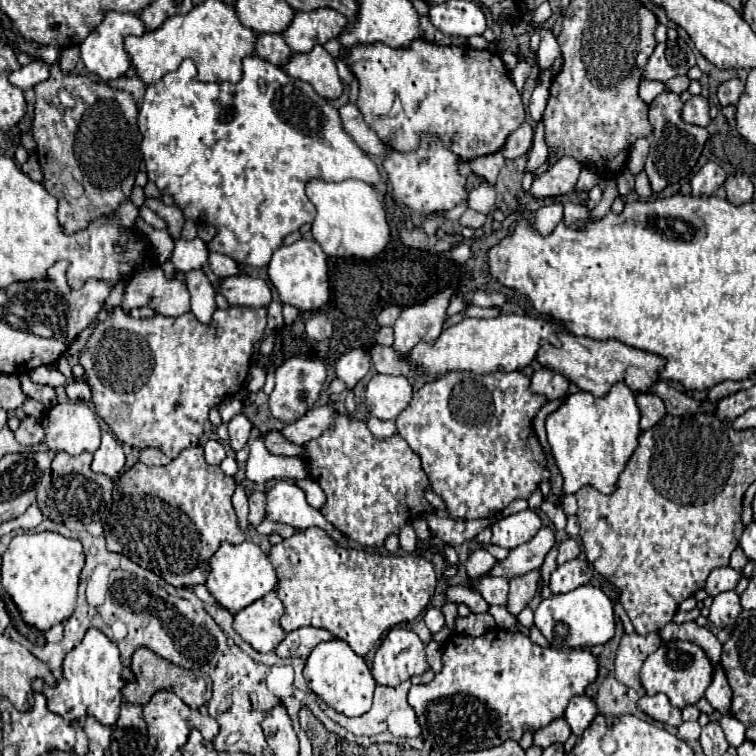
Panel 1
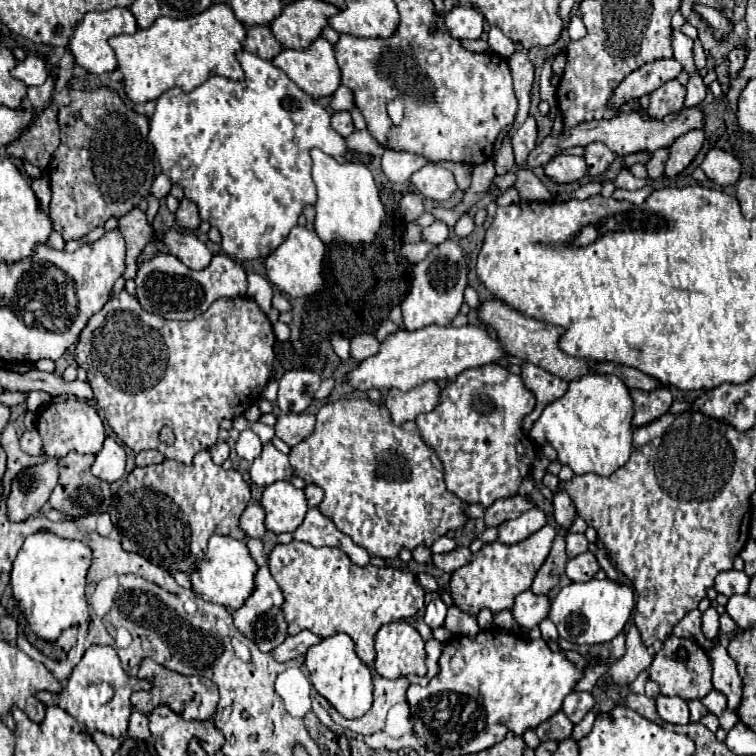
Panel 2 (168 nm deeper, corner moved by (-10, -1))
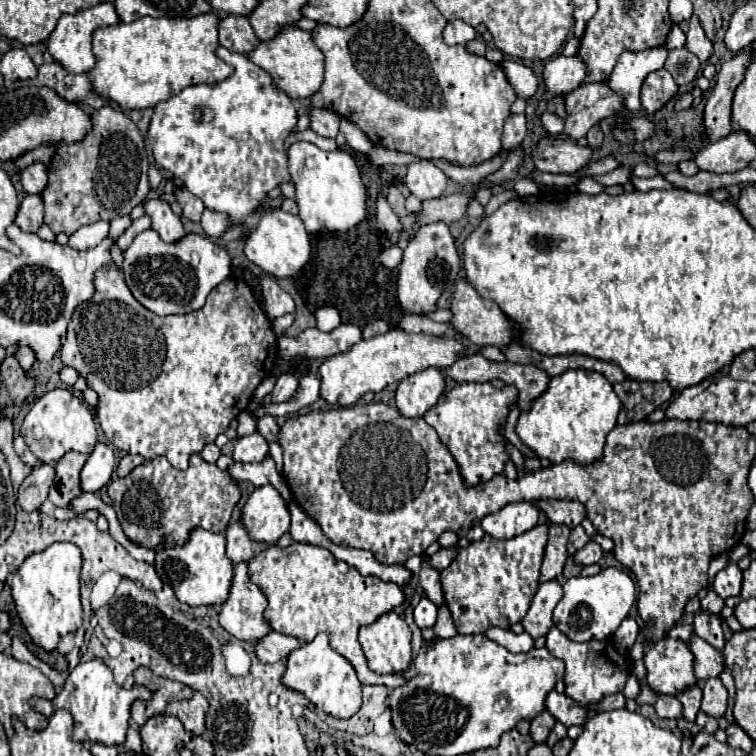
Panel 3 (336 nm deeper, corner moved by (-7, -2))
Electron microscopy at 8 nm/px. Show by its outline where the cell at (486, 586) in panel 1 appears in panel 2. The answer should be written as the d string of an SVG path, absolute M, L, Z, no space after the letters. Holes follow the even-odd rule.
M524 591L514 597L512 615L518 621L518 625L530 629L536 627L548 615L548 609L550 609L548 597L538 597L532 591Z

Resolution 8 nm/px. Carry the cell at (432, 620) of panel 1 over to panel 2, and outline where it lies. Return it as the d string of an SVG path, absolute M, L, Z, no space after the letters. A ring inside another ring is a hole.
M434 599L426 605L426 613L424 613L424 621L426 625L430 625L432 629L442 627L444 625L444 617L446 617L446 605L442 603L442 599Z

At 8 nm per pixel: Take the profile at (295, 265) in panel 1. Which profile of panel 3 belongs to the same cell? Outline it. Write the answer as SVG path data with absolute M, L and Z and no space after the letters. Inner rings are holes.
M281 208L263 212L257 226L251 234L245 236L245 256L255 262L263 272L275 276L275 278L289 278L297 274L311 256L311 242L309 234L301 222L299 216L289 214Z

